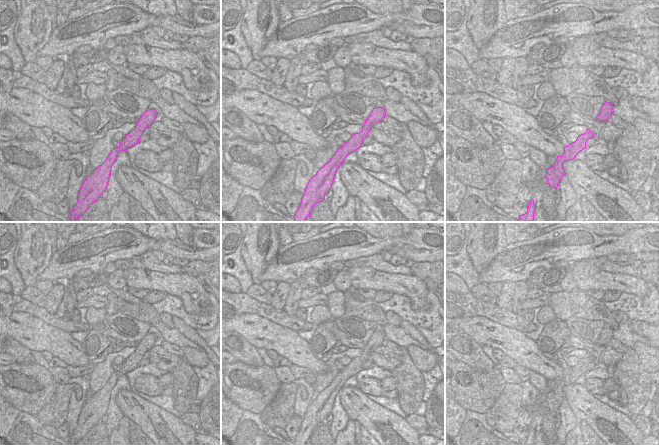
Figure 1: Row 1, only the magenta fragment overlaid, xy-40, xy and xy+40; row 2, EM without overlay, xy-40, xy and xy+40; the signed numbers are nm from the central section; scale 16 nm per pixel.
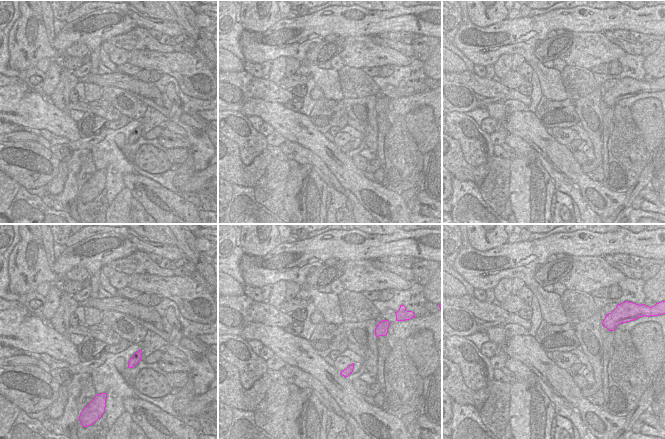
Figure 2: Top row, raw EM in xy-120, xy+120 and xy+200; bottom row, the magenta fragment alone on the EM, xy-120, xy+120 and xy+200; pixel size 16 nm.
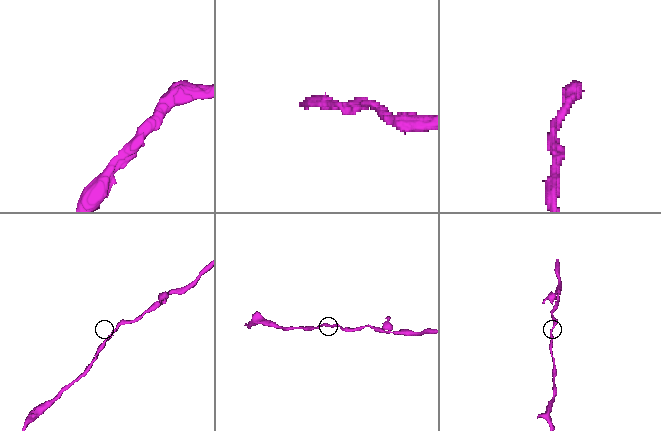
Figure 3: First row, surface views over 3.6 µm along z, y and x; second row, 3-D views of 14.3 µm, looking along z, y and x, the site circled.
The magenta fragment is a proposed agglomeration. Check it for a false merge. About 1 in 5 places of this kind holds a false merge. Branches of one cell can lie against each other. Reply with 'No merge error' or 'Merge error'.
No merge error

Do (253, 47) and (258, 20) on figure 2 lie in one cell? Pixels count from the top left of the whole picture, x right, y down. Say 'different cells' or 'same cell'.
different cells

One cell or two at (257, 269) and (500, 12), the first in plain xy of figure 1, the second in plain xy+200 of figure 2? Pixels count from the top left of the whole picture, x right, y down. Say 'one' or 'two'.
one

